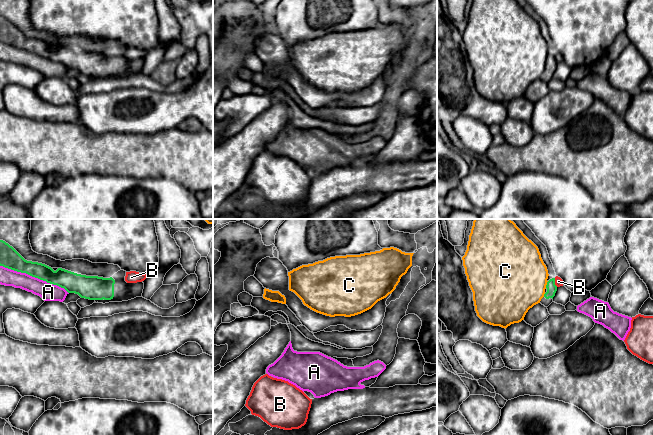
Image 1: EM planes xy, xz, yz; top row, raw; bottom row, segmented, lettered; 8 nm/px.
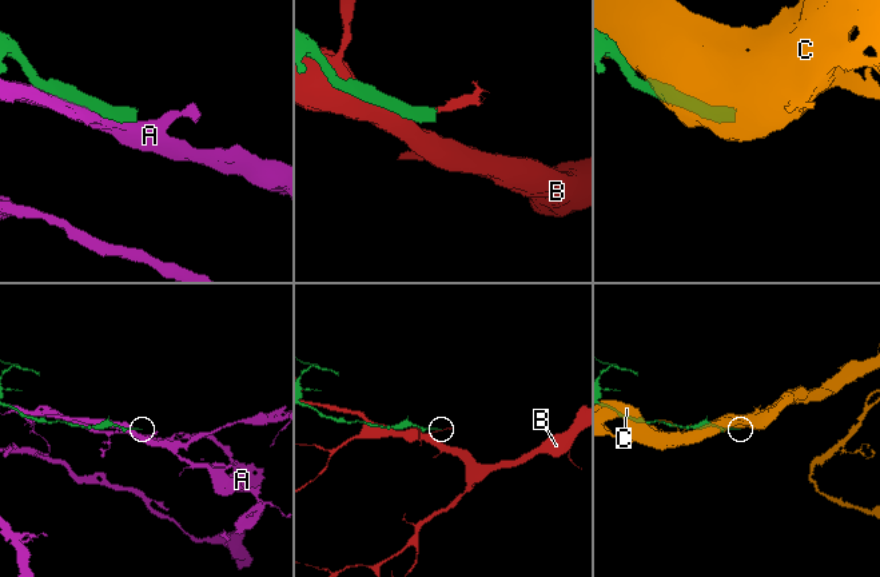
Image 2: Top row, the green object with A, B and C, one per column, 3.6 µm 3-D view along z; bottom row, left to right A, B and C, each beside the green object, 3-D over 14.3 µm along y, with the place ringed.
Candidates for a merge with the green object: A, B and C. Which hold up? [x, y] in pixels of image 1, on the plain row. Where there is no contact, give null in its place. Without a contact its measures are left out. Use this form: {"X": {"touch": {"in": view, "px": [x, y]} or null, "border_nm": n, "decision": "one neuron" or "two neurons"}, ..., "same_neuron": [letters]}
{"A": {"touch": {"in": "xy", "px": [34, 52]}, "border_nm": 600, "decision": "two neurons"}, "B": {"touch": {"in": "yz", "px": [554, 58]}, "border_nm": 80, "decision": "two neurons"}, "C": {"touch": {"in": "yz", "px": [547, 60]}, "border_nm": 60, "decision": "two neurons"}, "same_neuron": []}

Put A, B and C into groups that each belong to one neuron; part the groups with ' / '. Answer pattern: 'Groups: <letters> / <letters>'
Groups: A / B / C

